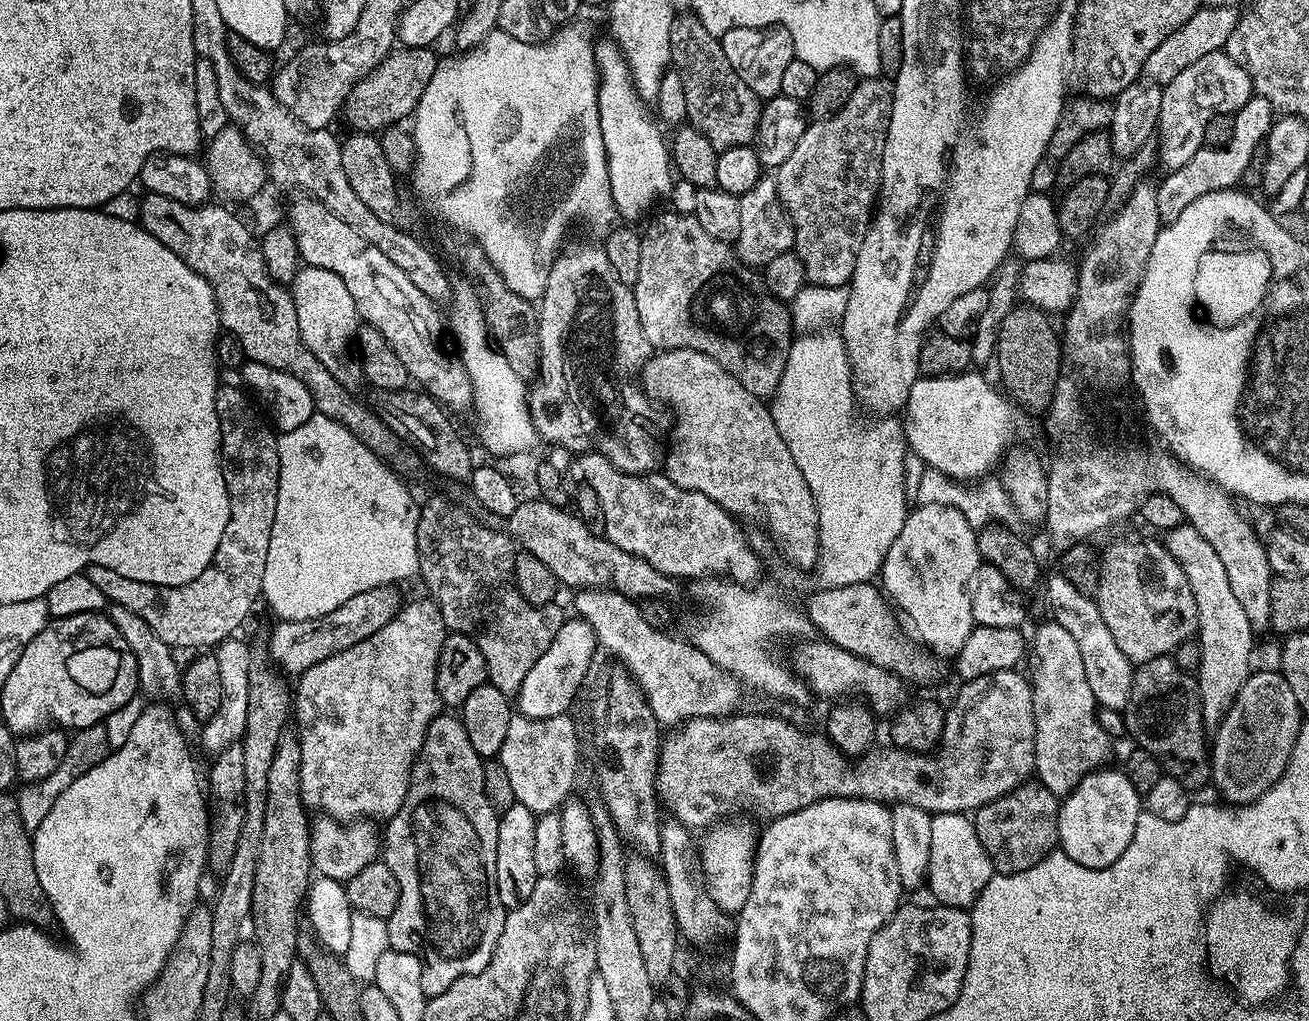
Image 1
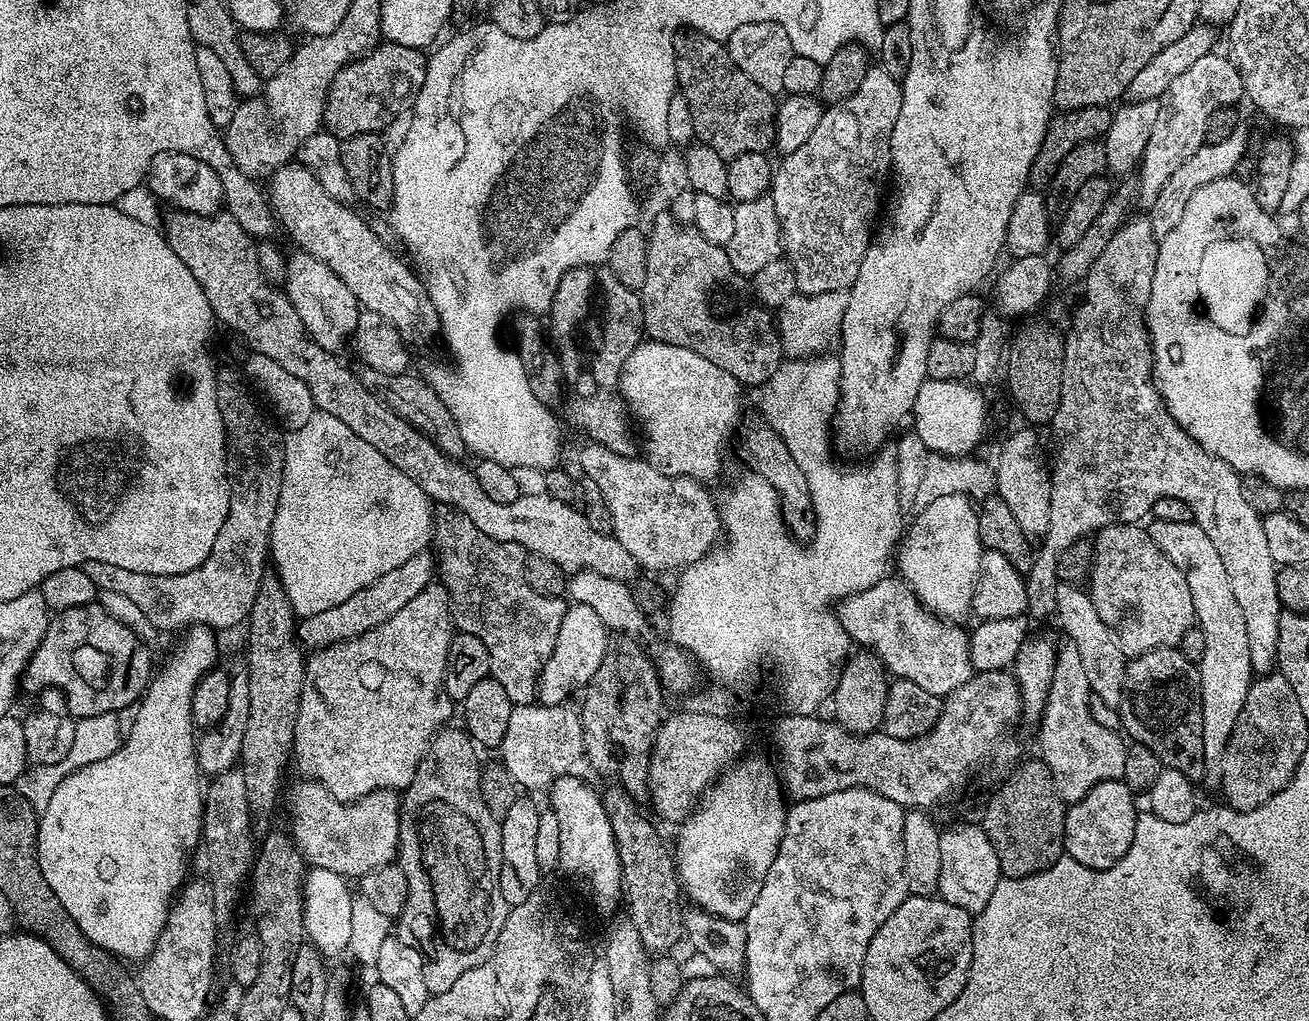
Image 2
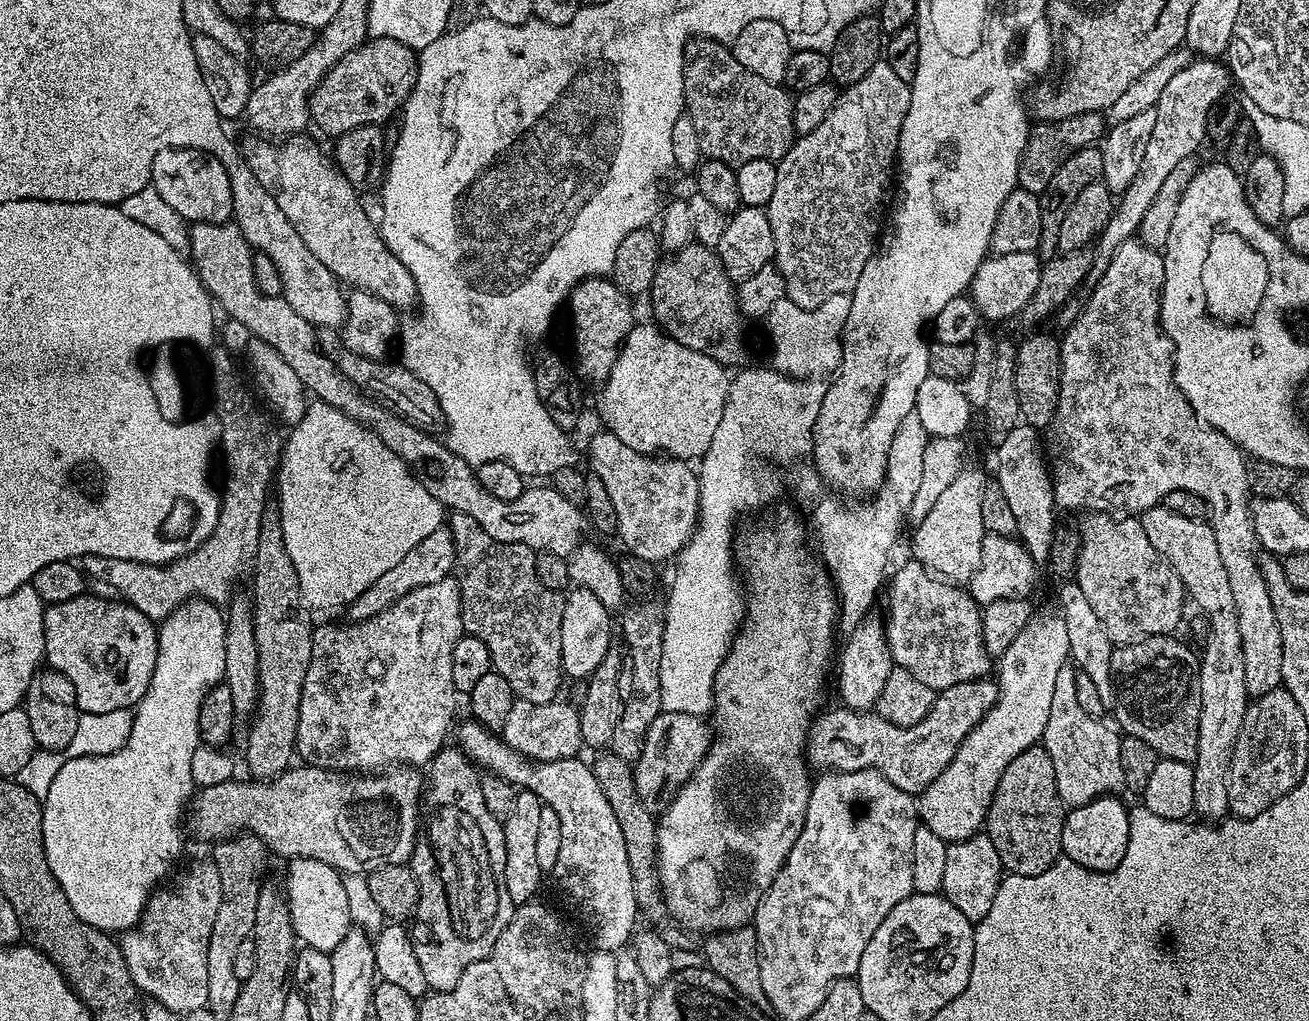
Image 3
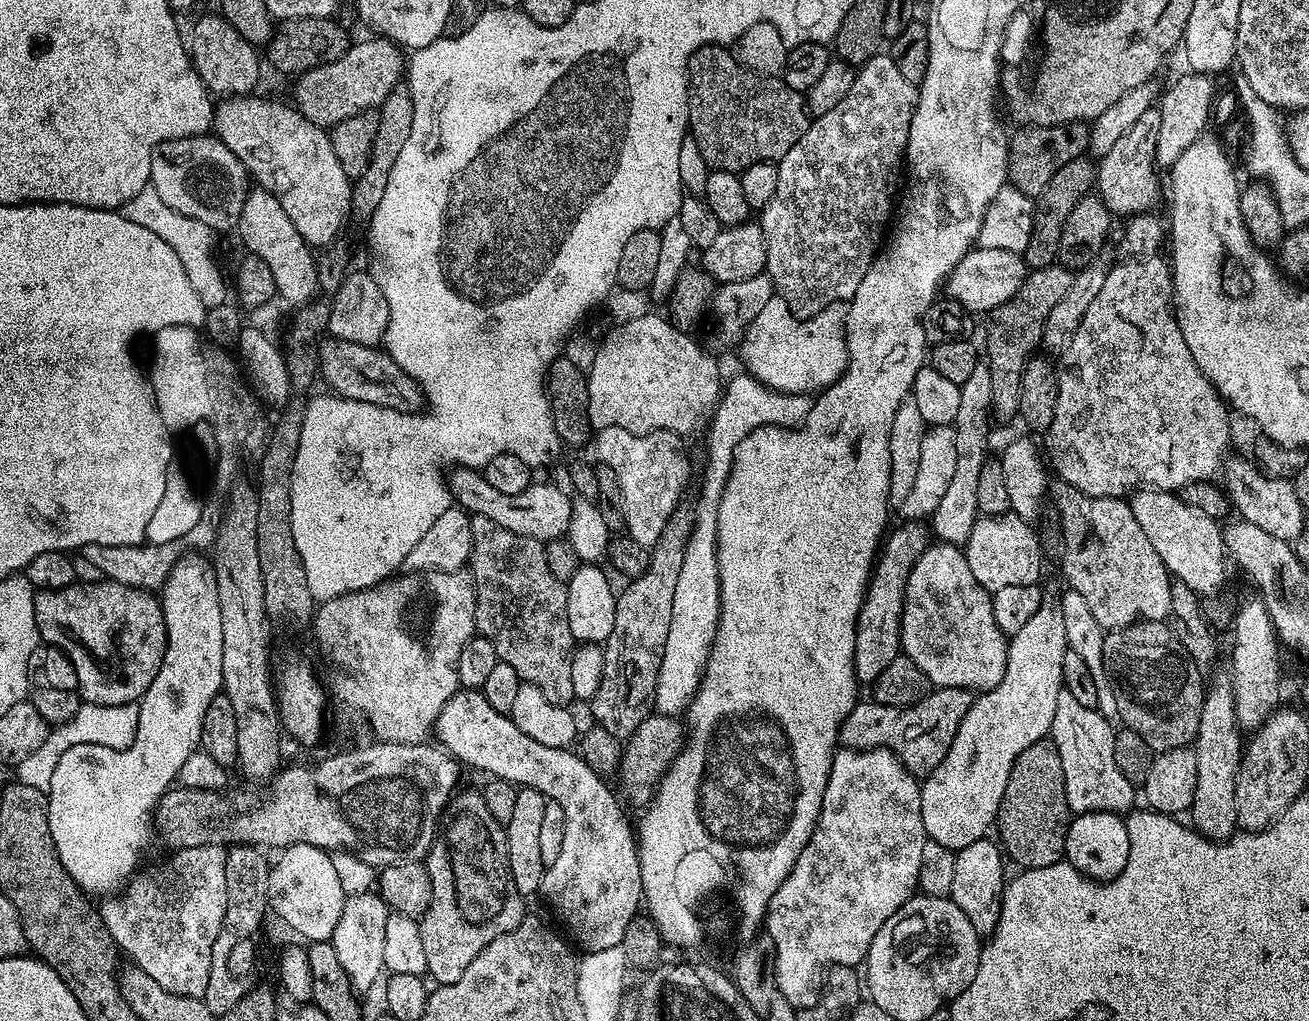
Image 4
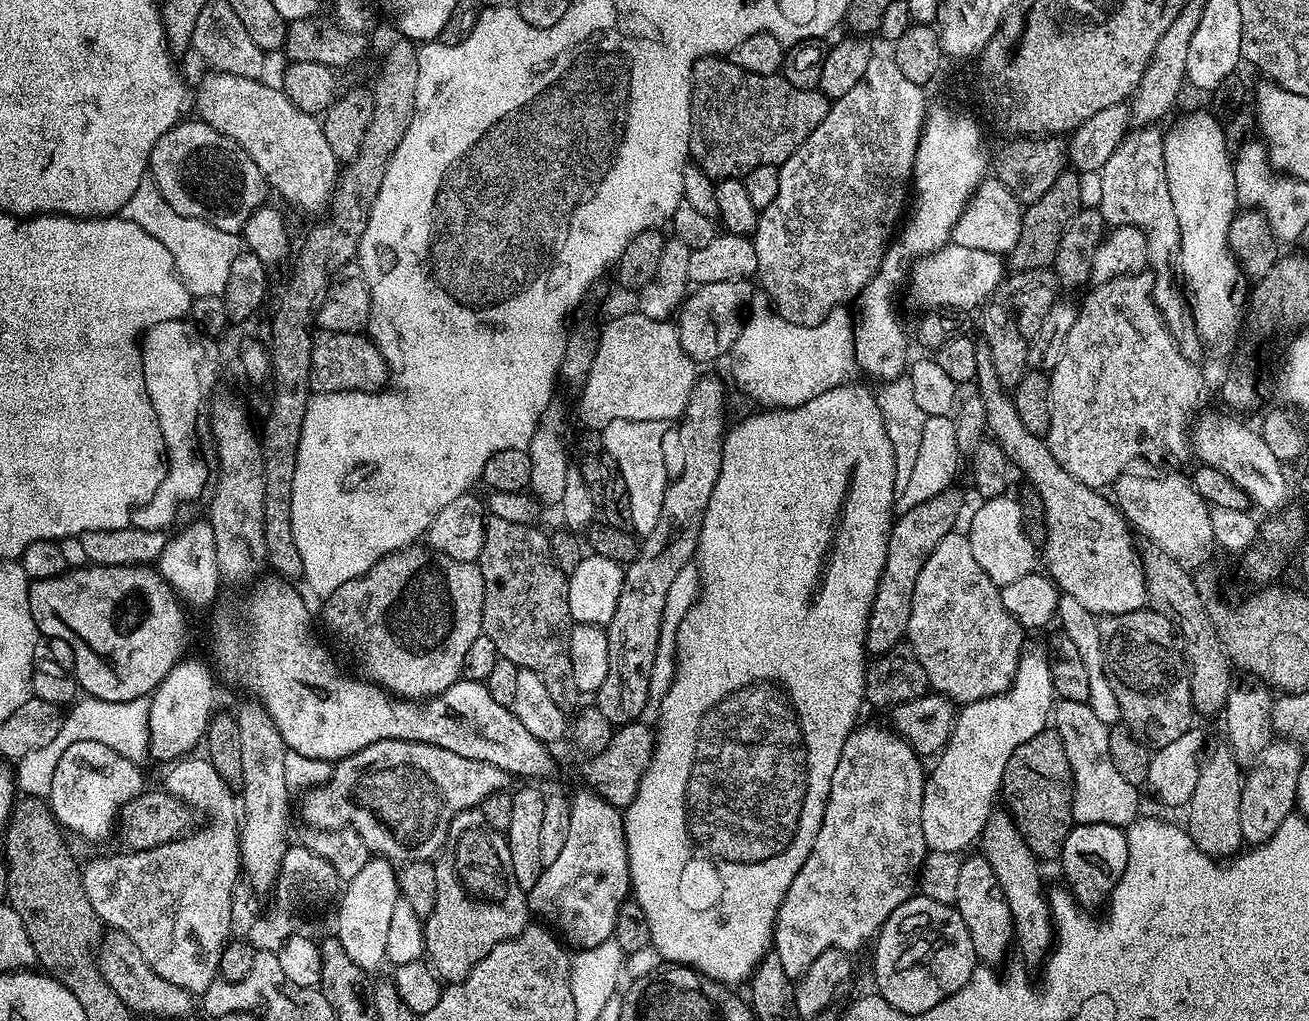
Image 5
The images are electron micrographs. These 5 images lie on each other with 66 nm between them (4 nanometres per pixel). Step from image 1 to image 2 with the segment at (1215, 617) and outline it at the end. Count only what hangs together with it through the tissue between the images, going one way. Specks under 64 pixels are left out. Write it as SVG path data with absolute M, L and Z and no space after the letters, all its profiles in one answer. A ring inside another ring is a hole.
M1152 520L1150 531L1158 550L1162 550L1162 554L1166 554L1166 558L1170 558L1178 570L1182 570L1182 578L1186 578L1186 586L1190 586L1190 598L1194 598L1196 624L1202 630L1206 642L1206 651L1198 661L1202 698L1202 750L1206 784L1216 790L1219 789L1222 774L1220 759L1226 750L1226 742L1230 742L1234 722L1238 722L1238 714L1242 714L1246 694L1254 679L1246 618L1242 618L1242 609L1238 607L1238 598L1234 598L1226 566L1222 566L1222 557L1214 542L1206 538L1206 530L1199 528L1195 522L1183 524Z

